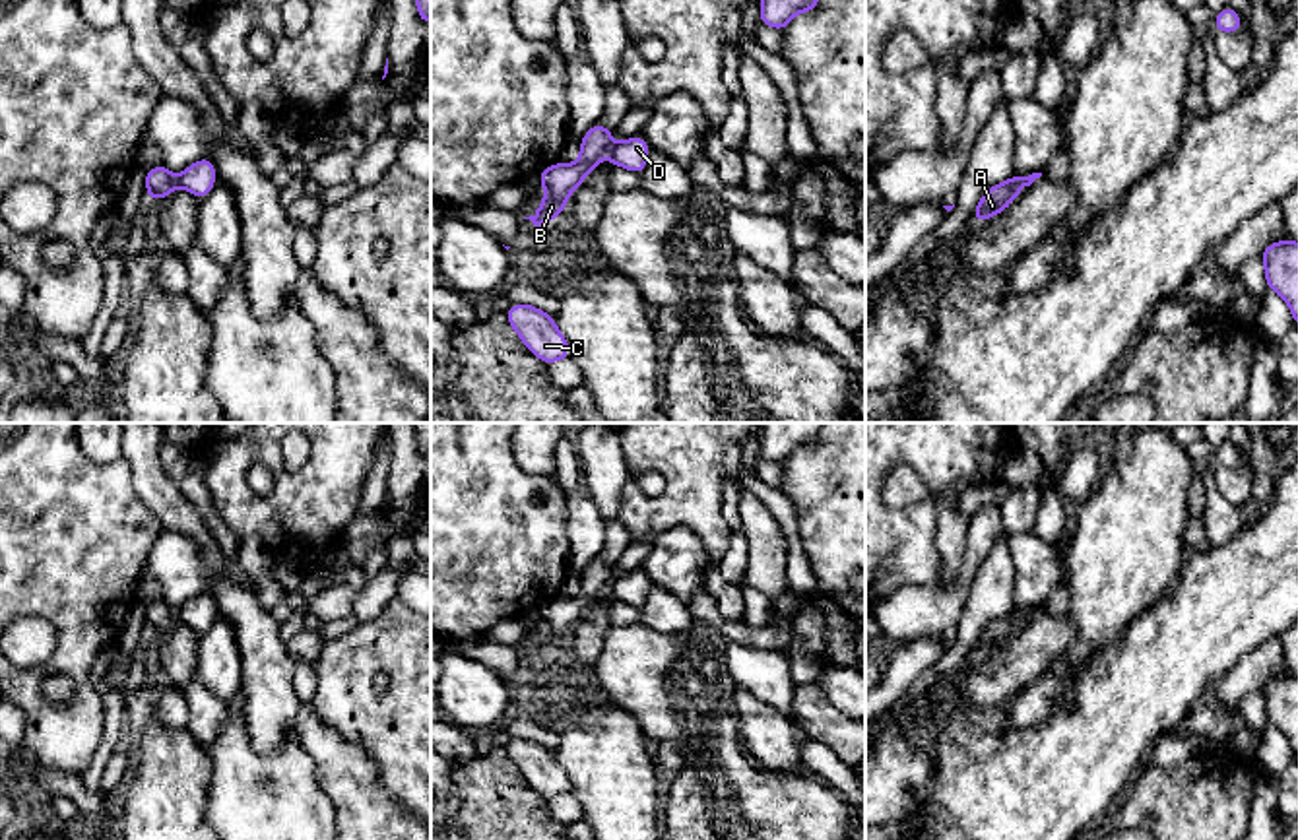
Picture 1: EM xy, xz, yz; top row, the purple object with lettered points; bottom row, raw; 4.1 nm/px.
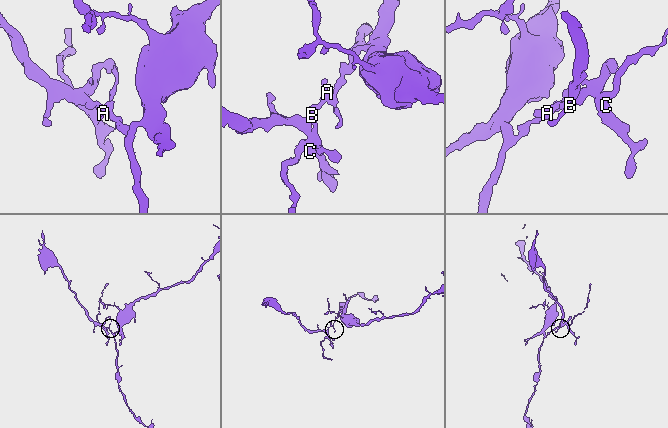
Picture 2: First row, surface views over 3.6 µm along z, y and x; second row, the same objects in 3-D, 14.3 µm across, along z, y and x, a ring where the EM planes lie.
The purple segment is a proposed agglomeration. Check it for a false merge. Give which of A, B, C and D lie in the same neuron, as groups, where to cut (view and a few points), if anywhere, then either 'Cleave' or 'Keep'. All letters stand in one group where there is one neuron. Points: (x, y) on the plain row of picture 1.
Groups: A B C / D. Split along xy (175, 612), (179, 619). Cleave

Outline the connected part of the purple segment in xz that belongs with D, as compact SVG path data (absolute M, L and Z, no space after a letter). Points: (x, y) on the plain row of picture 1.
M642 570L629 572L609 586L609 594L615 601L625 601L642 609L648 598L650 582Z

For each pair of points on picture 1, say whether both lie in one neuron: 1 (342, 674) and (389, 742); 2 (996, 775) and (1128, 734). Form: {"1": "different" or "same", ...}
{"1": "same", "2": "same"}

